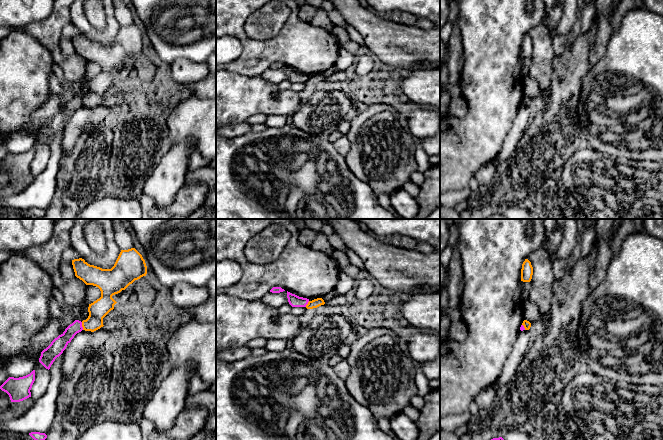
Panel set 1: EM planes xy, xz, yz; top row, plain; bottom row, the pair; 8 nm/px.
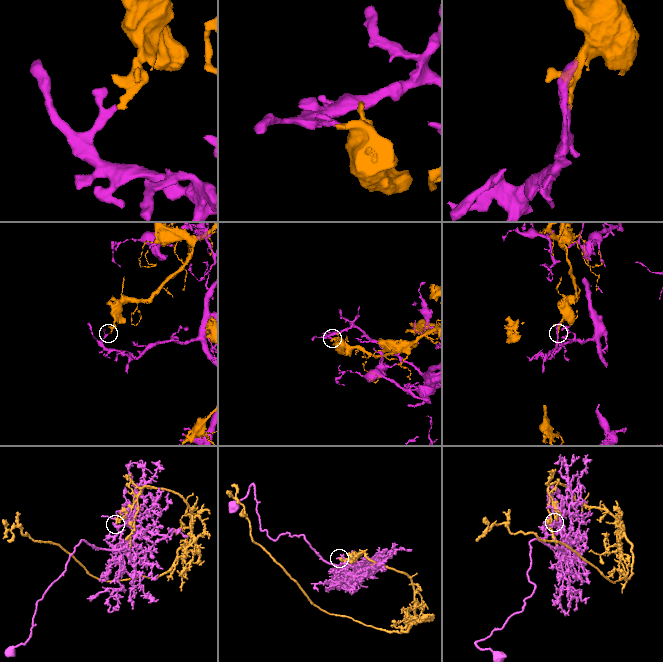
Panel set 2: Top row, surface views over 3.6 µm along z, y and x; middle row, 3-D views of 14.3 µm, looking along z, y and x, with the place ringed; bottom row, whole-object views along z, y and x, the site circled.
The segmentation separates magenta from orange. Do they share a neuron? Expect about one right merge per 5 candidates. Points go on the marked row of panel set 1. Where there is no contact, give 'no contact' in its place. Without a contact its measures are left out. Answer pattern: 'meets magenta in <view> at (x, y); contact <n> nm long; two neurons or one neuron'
meets magenta in xy at (81, 326); contact 70 nm long; two neurons

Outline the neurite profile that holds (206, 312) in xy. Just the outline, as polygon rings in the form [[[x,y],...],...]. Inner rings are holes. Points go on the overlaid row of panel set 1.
[[[209,297],[205,303],[186,308],[185,311],[189,314],[190,319],[195,319],[199,322],[215,322],[216,298]]]

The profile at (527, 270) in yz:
[[[525,259],[521,269],[521,281],[530,282],[532,279],[532,275],[533,275],[533,267],[531,265],[531,262],[528,259]]]

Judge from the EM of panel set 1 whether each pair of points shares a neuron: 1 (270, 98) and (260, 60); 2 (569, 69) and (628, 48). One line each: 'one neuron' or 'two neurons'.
1: two neurons
2: two neurons

